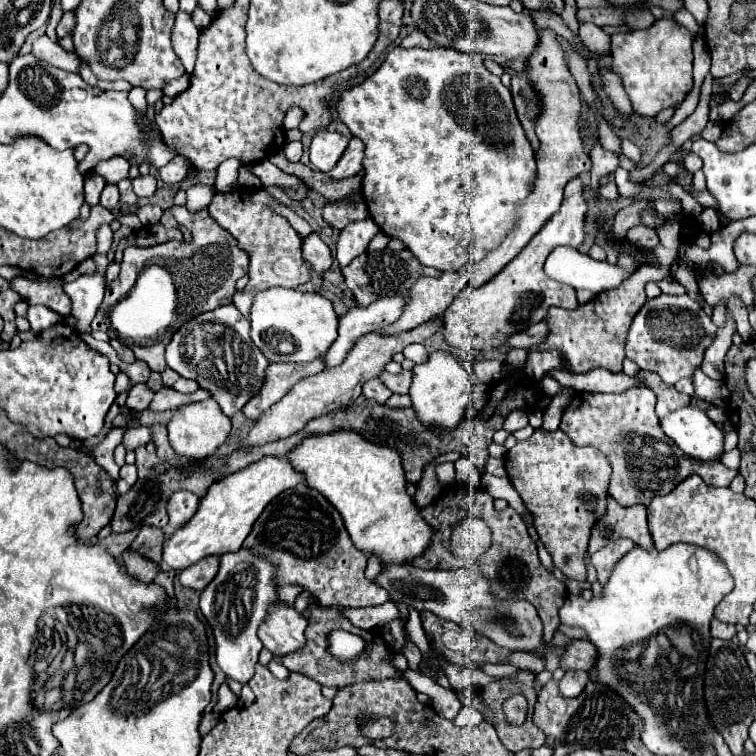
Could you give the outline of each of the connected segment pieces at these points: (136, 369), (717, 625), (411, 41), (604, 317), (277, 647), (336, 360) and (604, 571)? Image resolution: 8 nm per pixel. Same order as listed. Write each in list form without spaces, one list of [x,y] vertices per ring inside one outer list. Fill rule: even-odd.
[[[136,361],[132,365],[124,365],[124,363],[118,363],[118,365],[130,377],[132,385],[142,383],[142,381],[148,381],[148,377],[150,377],[150,367],[144,361]]]
[[[716,617],[712,619],[712,637],[718,637],[718,639],[732,639],[736,635],[736,627],[730,625],[730,623],[722,623],[718,621]]]
[[[414,31],[414,33],[410,33],[408,37],[404,37],[402,39],[402,43],[400,43],[402,47],[422,47],[422,49],[432,49],[432,47],[438,47],[432,39],[428,39],[422,31]]]
[[[682,213],[668,217],[664,227],[660,227],[658,231],[660,243],[652,249],[652,255],[658,265],[652,265],[652,263],[640,265],[636,273],[630,275],[630,279],[620,283],[620,287],[596,295],[590,303],[584,303],[576,307],[574,311],[568,311],[562,307],[550,307],[544,319],[548,325],[548,337],[542,343],[532,345],[528,351],[560,351],[562,359],[565,359],[566,369],[572,373],[585,373],[597,367],[606,368],[613,373],[621,372],[623,360],[626,357],[625,341],[628,323],[632,323],[634,315],[646,303],[644,285],[652,277],[668,277],[672,271],[672,263],[678,259],[678,247],[682,243],[680,219],[682,219]]]
[[[278,601],[276,607],[270,611],[266,623],[260,625],[258,635],[268,651],[272,651],[276,657],[284,657],[300,651],[306,645],[306,625],[306,617],[296,613],[294,607],[282,605]]]
[[[404,295],[384,297],[368,307],[352,307],[344,315],[340,315],[338,339],[332,343],[332,347],[324,355],[326,367],[340,365],[360,337],[372,331],[382,331],[384,327],[396,323],[404,311],[406,301],[408,299]]]
[[[616,539],[612,543],[608,543],[606,547],[602,547],[600,551],[596,551],[590,559],[592,559],[592,565],[596,567],[598,571],[598,581],[604,583],[604,579],[608,579],[608,571],[610,567],[616,563],[618,557],[622,557],[628,549],[632,549],[634,543],[630,539]]]

